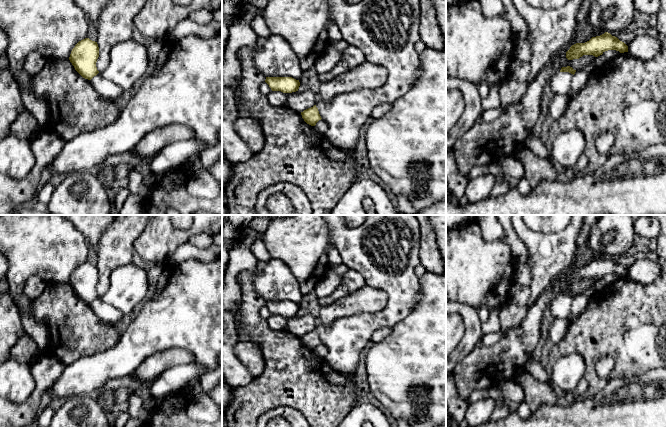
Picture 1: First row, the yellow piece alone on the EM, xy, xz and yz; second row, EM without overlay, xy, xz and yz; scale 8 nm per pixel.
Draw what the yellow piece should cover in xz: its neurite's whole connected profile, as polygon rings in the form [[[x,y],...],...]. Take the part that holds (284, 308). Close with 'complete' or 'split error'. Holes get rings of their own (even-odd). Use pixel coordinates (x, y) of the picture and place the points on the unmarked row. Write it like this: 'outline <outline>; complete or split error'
outline [[[266,301],[265,306],[272,315],[281,315],[283,317],[296,316],[300,310],[299,304],[292,301]]]; complete

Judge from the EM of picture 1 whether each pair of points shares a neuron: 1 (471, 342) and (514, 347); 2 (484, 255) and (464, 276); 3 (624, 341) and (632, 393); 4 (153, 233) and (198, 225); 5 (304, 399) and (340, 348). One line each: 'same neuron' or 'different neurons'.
1: different neurons
2: same neuron
3: different neurons
4: same neuron
5: different neurons

